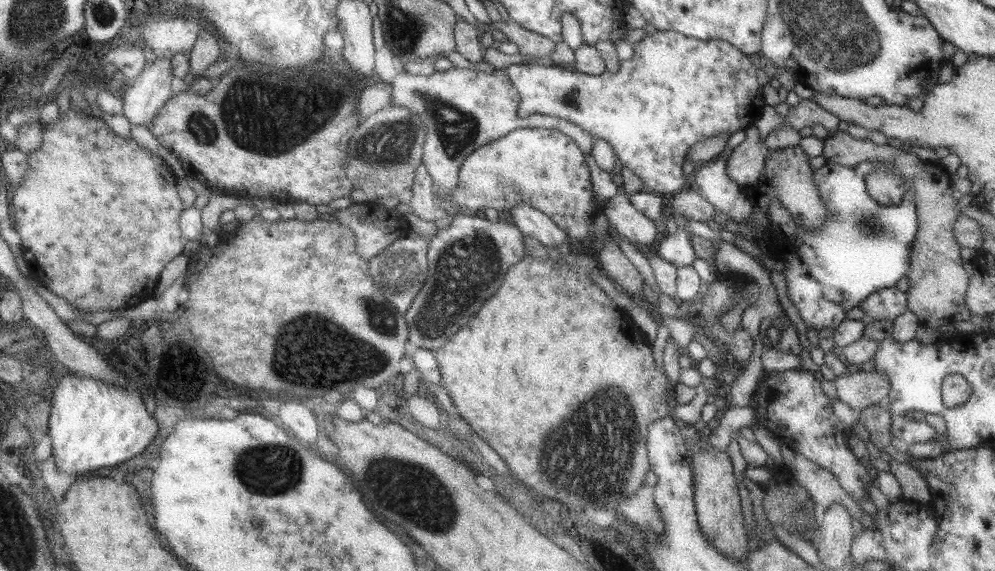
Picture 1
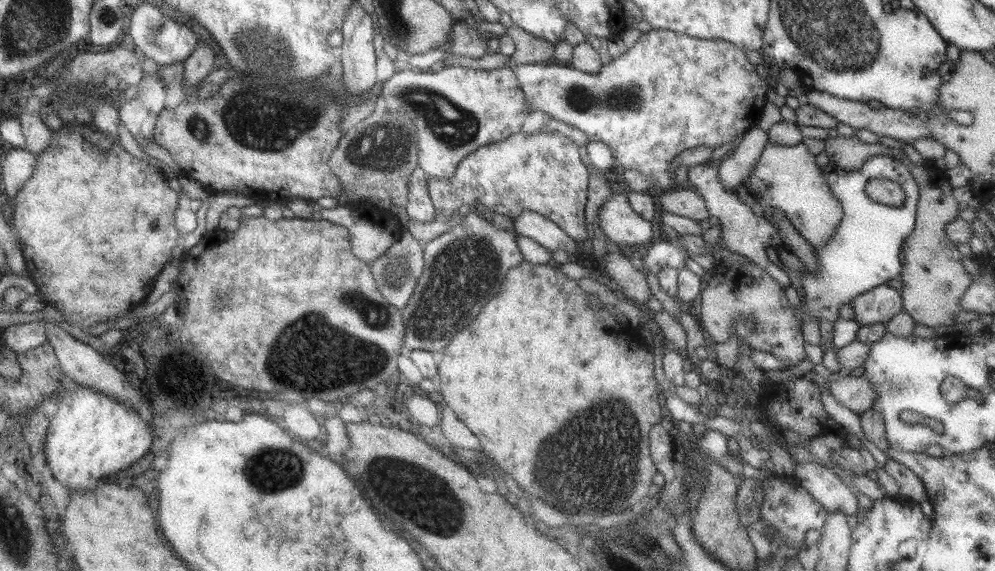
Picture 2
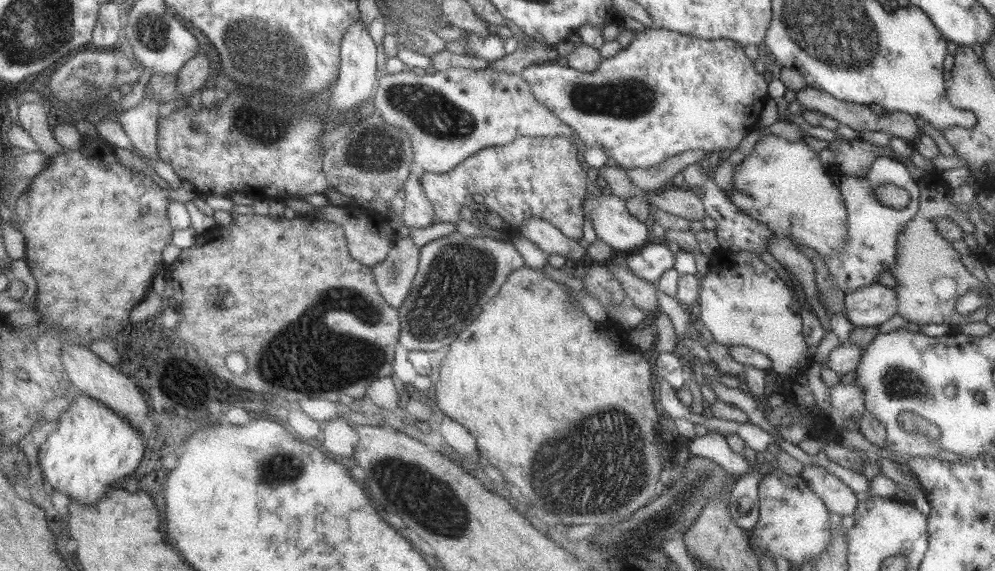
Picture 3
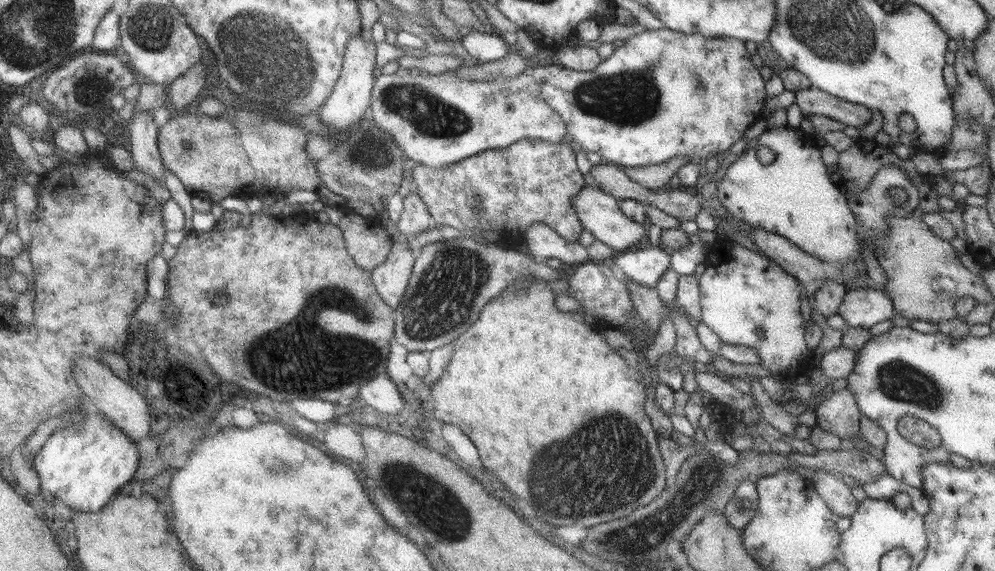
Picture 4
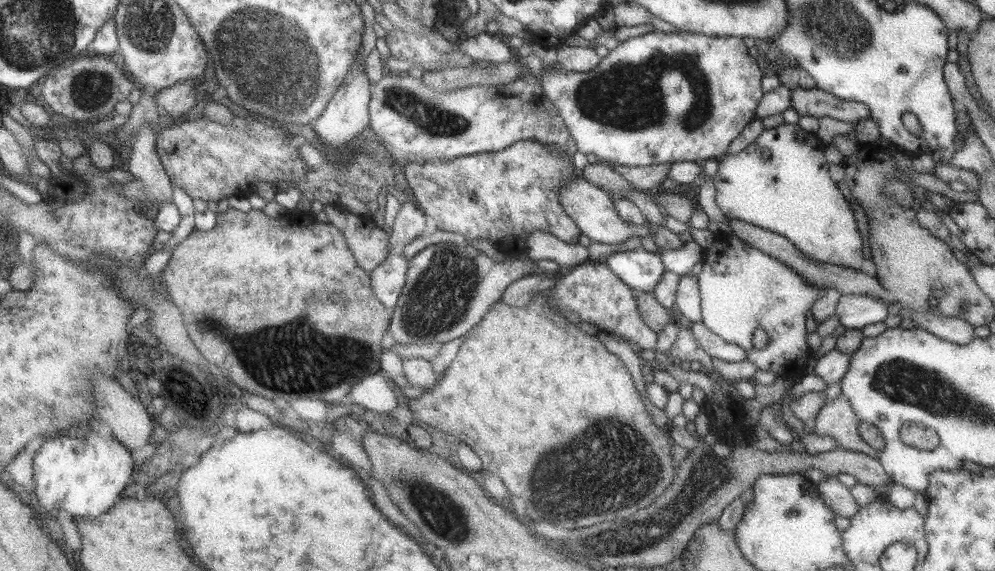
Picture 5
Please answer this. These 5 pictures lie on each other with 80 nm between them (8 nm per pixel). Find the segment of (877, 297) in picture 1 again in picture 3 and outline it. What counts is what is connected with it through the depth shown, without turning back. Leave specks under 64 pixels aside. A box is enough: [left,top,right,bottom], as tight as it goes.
[842,282,896,327]

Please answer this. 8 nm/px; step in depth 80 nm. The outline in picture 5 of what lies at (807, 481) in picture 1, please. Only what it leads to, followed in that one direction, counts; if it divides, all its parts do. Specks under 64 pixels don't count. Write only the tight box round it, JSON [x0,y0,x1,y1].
[816,475,859,518]

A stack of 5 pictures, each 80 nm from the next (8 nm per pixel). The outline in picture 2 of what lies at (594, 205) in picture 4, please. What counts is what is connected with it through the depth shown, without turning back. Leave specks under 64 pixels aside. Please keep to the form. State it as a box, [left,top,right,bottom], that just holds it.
[596,193,656,248]

